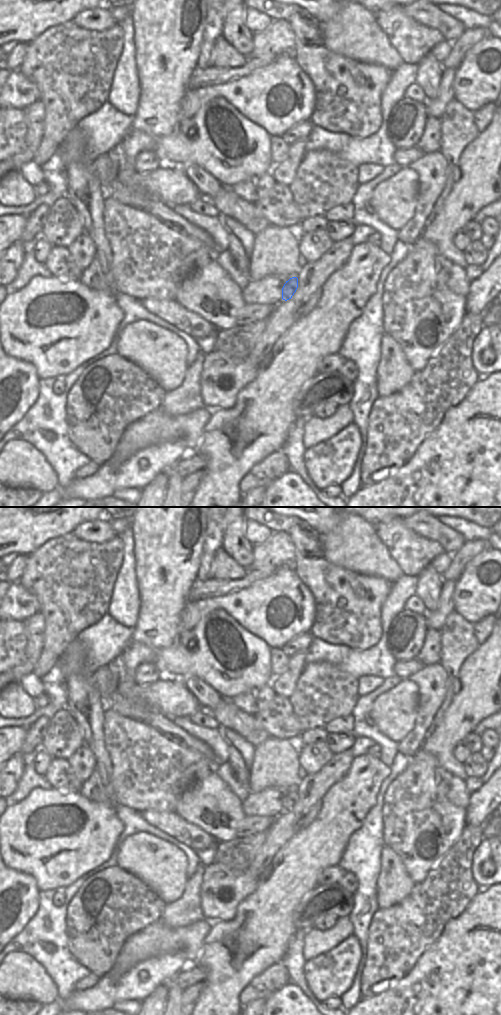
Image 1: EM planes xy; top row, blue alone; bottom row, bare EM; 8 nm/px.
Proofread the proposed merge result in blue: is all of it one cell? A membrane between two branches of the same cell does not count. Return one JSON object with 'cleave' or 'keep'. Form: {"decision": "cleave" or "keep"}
{"decision": "keep"}

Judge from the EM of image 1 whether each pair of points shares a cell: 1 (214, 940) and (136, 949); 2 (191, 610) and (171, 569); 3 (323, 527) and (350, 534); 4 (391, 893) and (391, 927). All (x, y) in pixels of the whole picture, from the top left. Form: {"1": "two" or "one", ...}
{"1": "two", "2": "two", "3": "two", "4": "two"}

